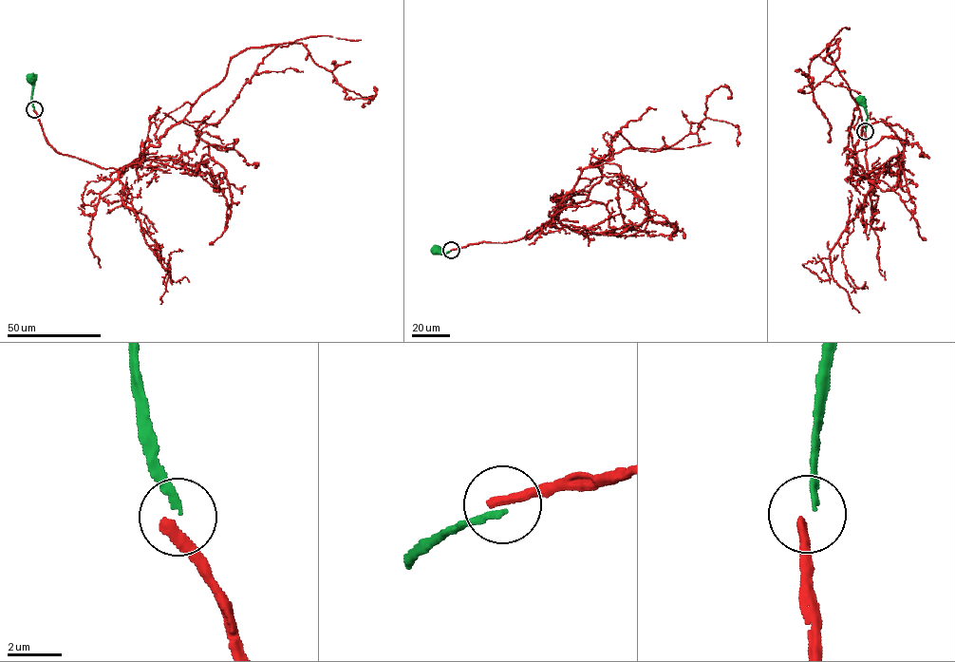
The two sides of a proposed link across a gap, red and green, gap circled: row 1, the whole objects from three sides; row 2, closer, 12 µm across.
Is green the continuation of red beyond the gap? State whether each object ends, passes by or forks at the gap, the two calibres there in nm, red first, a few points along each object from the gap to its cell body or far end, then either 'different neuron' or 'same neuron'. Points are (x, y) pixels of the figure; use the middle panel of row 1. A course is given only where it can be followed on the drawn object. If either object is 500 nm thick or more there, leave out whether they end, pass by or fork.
red ends there; green ends there; 400 nm thick on the red side, 220 nm on the other; red runs (451, 250), (550, 223), (563, 197), (587, 199), (605, 156), (672, 145), (698, 131), (713, 90), (727, 97); green runs (451, 251), (443, 255), (436, 250); different neuron

